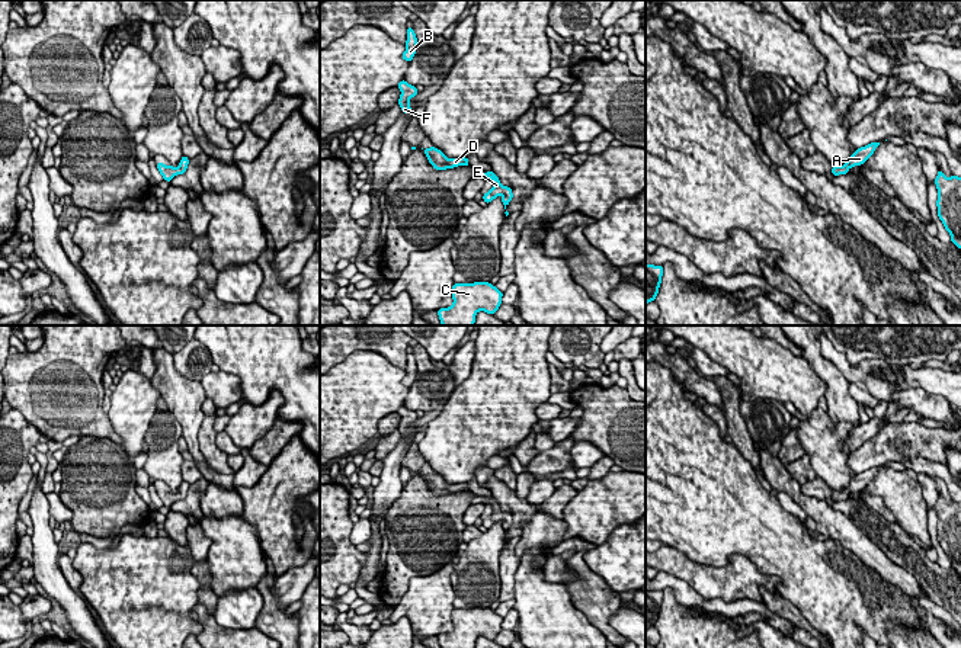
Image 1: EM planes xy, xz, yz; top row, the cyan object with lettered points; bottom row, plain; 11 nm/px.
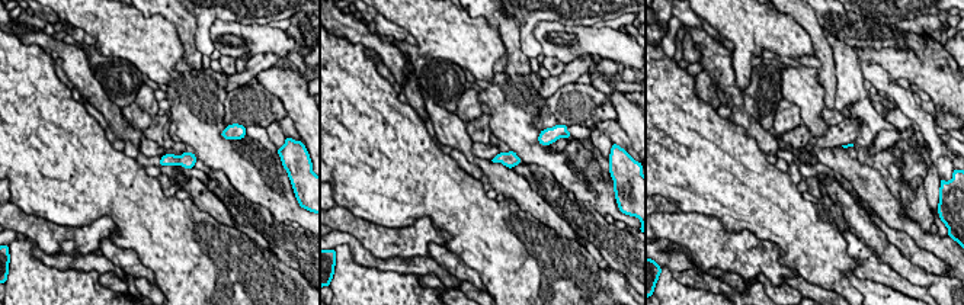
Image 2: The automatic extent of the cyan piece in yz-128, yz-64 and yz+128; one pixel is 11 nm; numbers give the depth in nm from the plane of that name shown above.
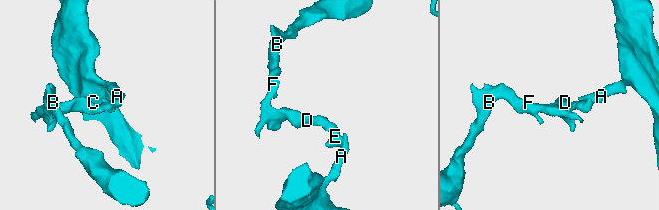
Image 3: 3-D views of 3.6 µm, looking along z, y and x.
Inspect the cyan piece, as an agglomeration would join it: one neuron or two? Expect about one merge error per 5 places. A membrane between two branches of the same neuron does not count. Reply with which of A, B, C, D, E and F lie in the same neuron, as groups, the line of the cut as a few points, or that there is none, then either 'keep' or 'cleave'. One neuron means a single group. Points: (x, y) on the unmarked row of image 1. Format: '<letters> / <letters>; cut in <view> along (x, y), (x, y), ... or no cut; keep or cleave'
A B C D E F; no cut; keep

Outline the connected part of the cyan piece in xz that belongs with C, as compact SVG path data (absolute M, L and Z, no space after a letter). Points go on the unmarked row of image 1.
M490 607L454 609L454 629L448 633L439 633L441 648L475 648L478 636L494 641L502 631L503 617Z

